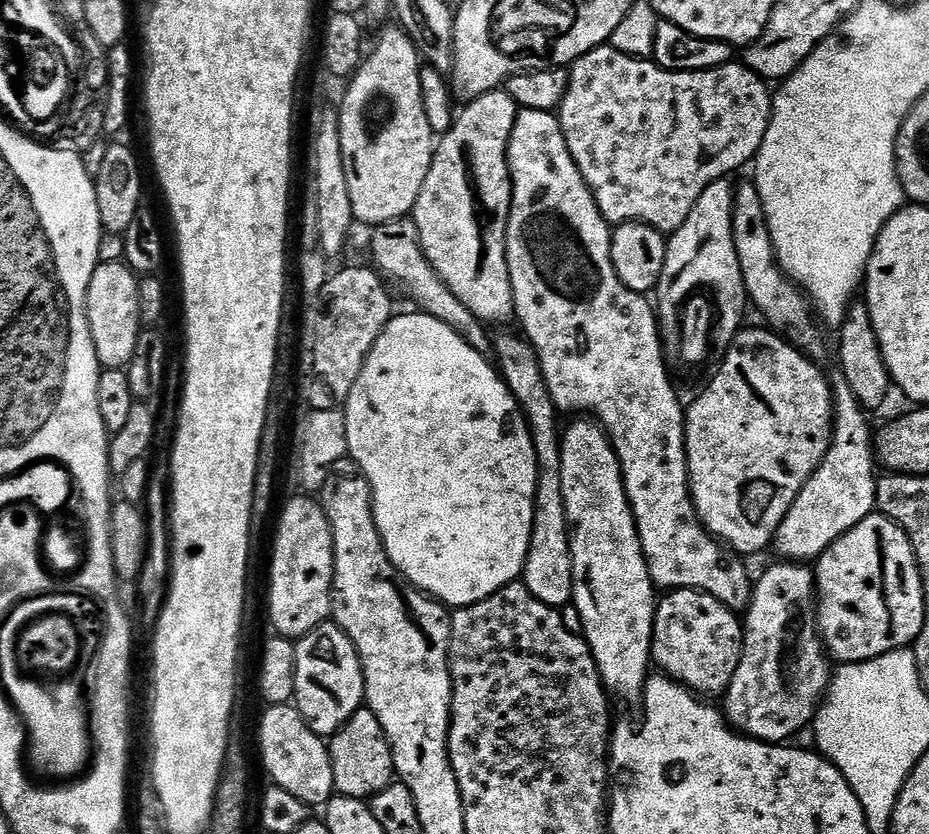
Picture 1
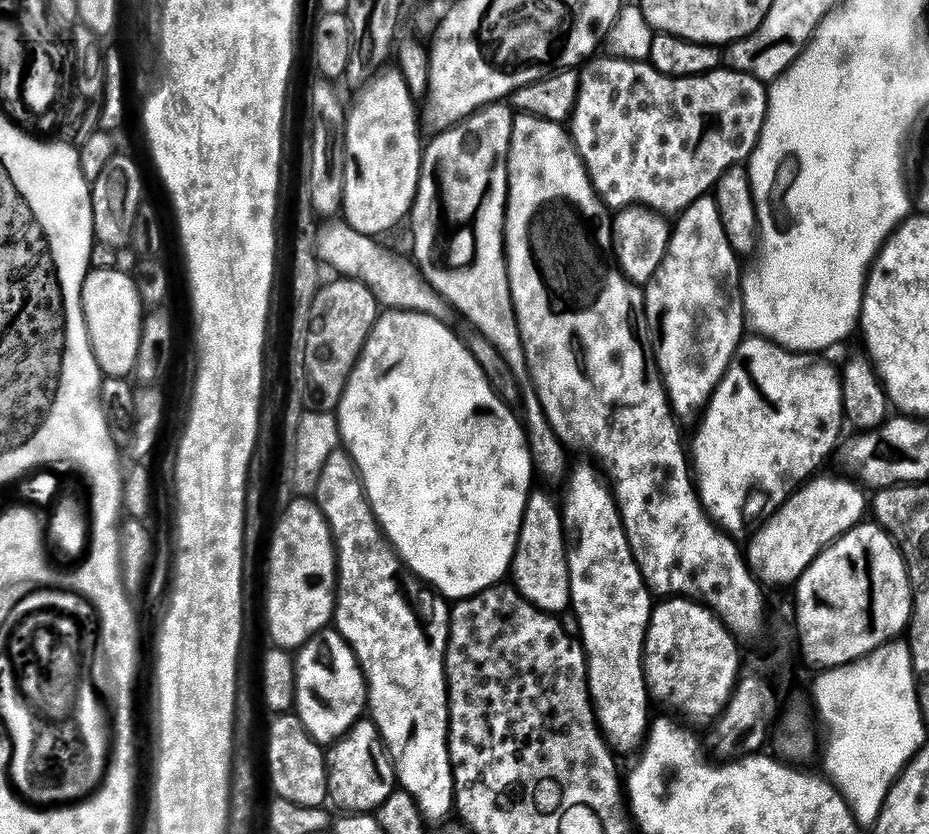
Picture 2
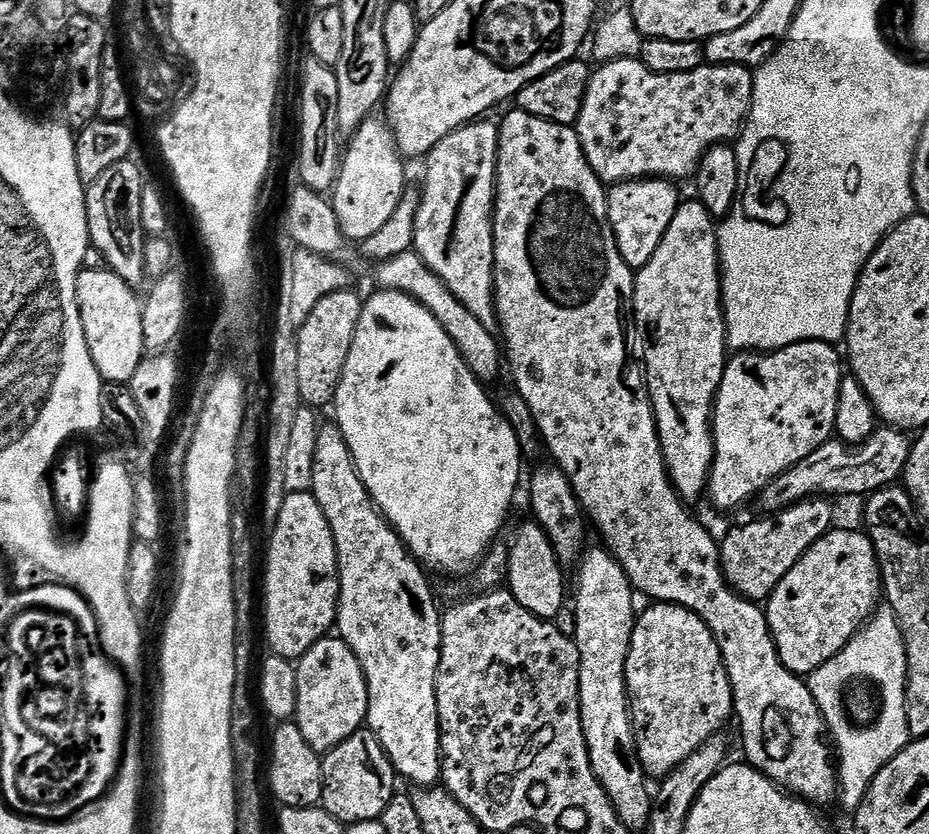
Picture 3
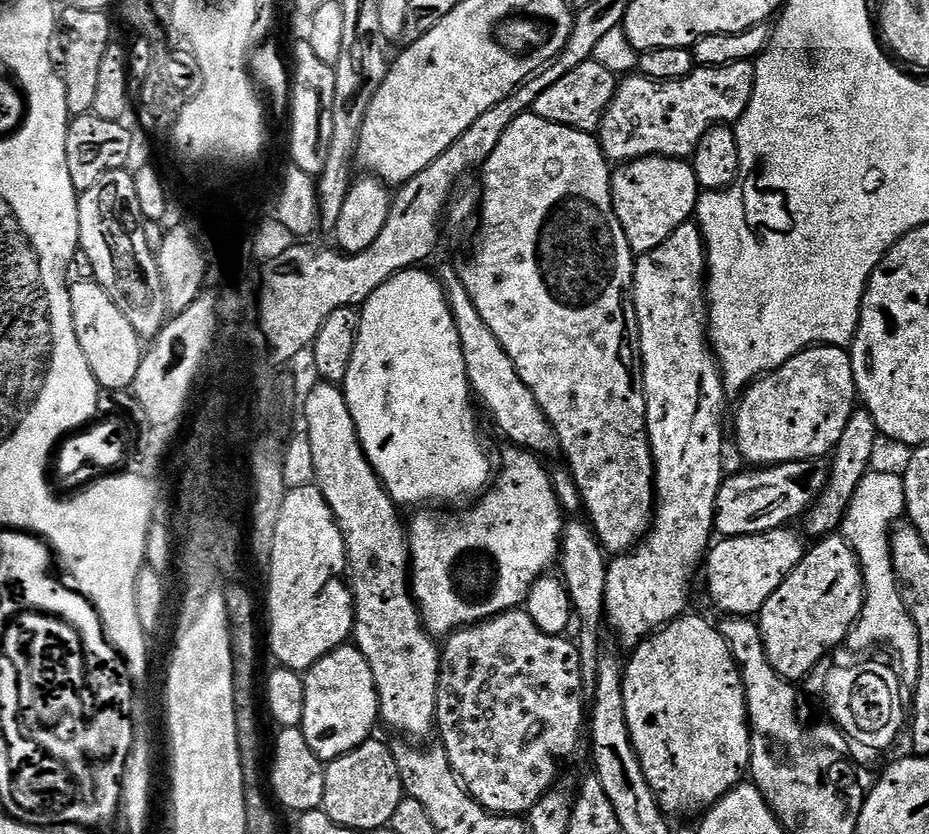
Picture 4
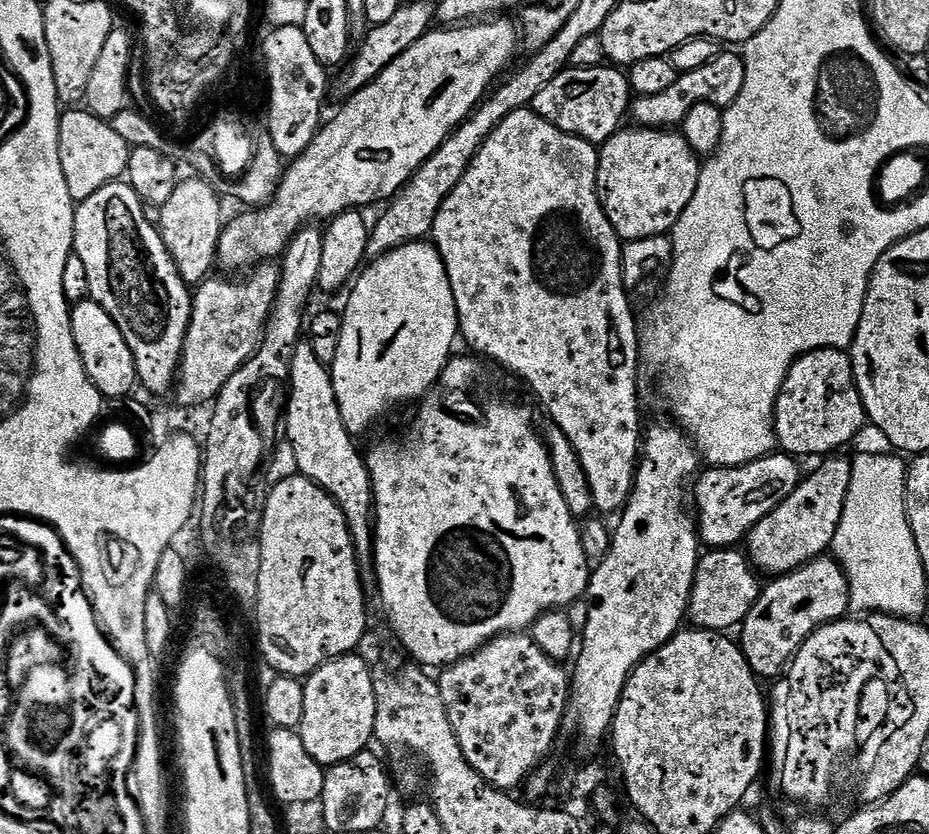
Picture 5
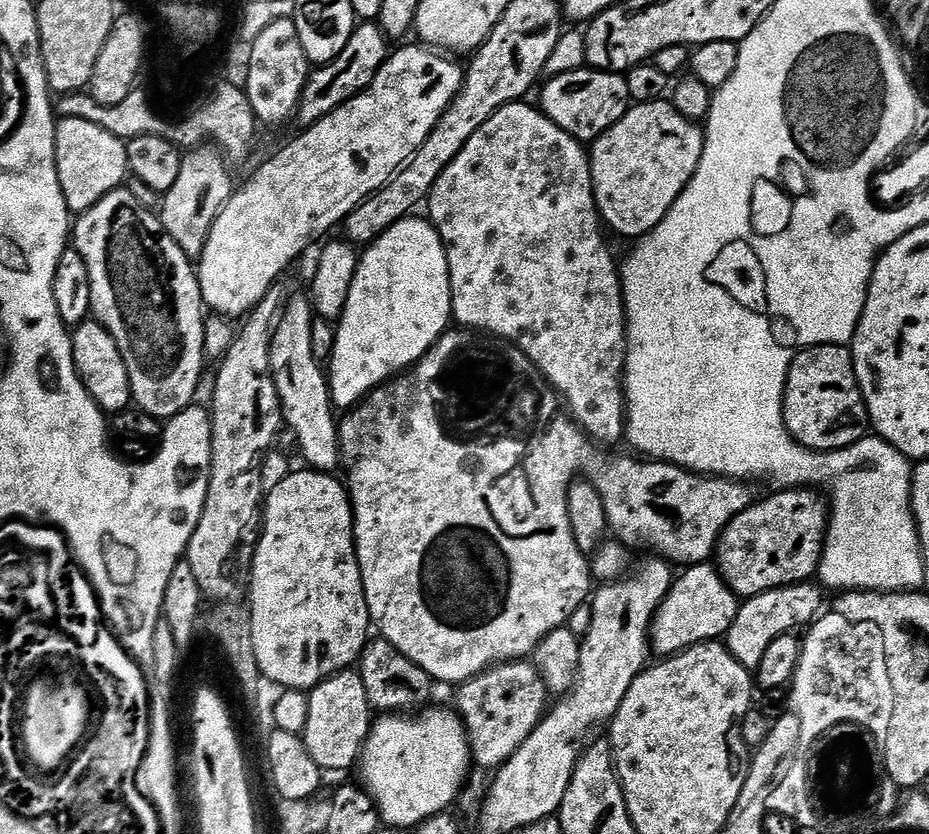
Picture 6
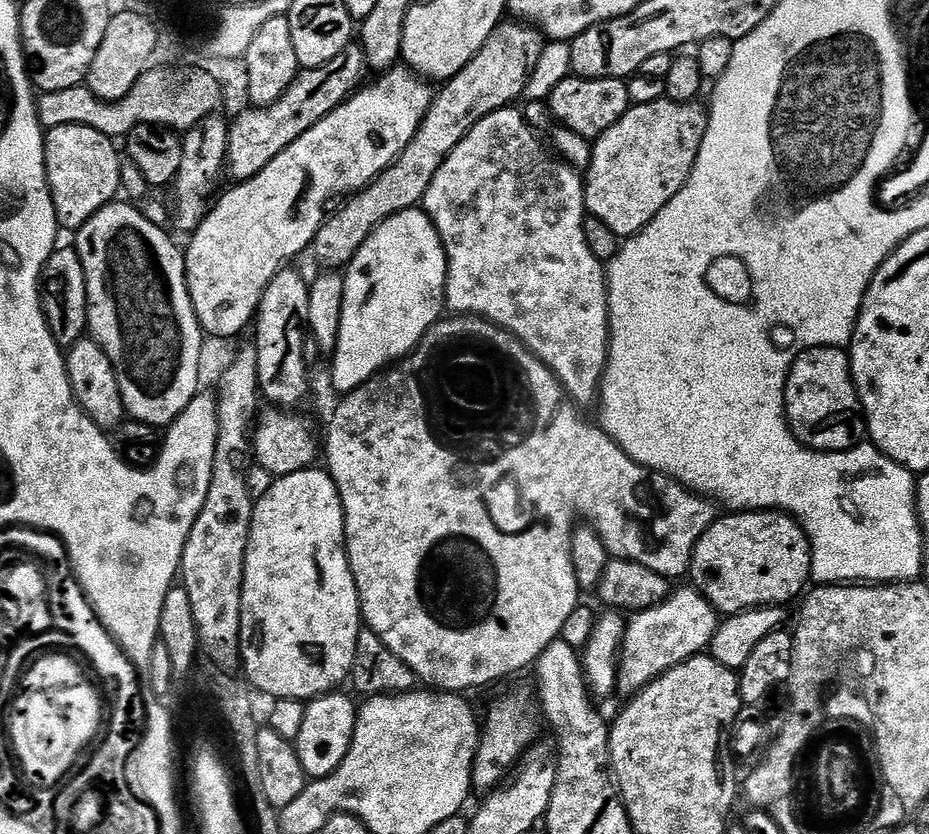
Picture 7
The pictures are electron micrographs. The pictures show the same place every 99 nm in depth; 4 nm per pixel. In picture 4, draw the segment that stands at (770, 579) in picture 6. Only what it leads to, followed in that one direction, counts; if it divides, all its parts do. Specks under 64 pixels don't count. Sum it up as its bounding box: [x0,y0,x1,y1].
[802,410,878,538]

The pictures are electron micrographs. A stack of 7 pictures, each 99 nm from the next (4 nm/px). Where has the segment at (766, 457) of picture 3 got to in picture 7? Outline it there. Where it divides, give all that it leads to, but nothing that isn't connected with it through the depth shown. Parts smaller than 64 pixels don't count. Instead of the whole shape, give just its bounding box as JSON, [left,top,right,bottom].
[782,347,865,452]

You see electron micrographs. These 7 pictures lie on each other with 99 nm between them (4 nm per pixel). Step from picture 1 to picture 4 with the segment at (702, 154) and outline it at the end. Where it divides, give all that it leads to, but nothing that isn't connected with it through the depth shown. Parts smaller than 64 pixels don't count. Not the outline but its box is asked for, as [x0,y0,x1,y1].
[598,60,755,162]

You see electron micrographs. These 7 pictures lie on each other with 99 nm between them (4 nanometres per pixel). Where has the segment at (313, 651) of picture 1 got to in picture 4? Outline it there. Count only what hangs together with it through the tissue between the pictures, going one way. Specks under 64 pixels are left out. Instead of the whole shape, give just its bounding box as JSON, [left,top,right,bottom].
[300,646,380,761]

